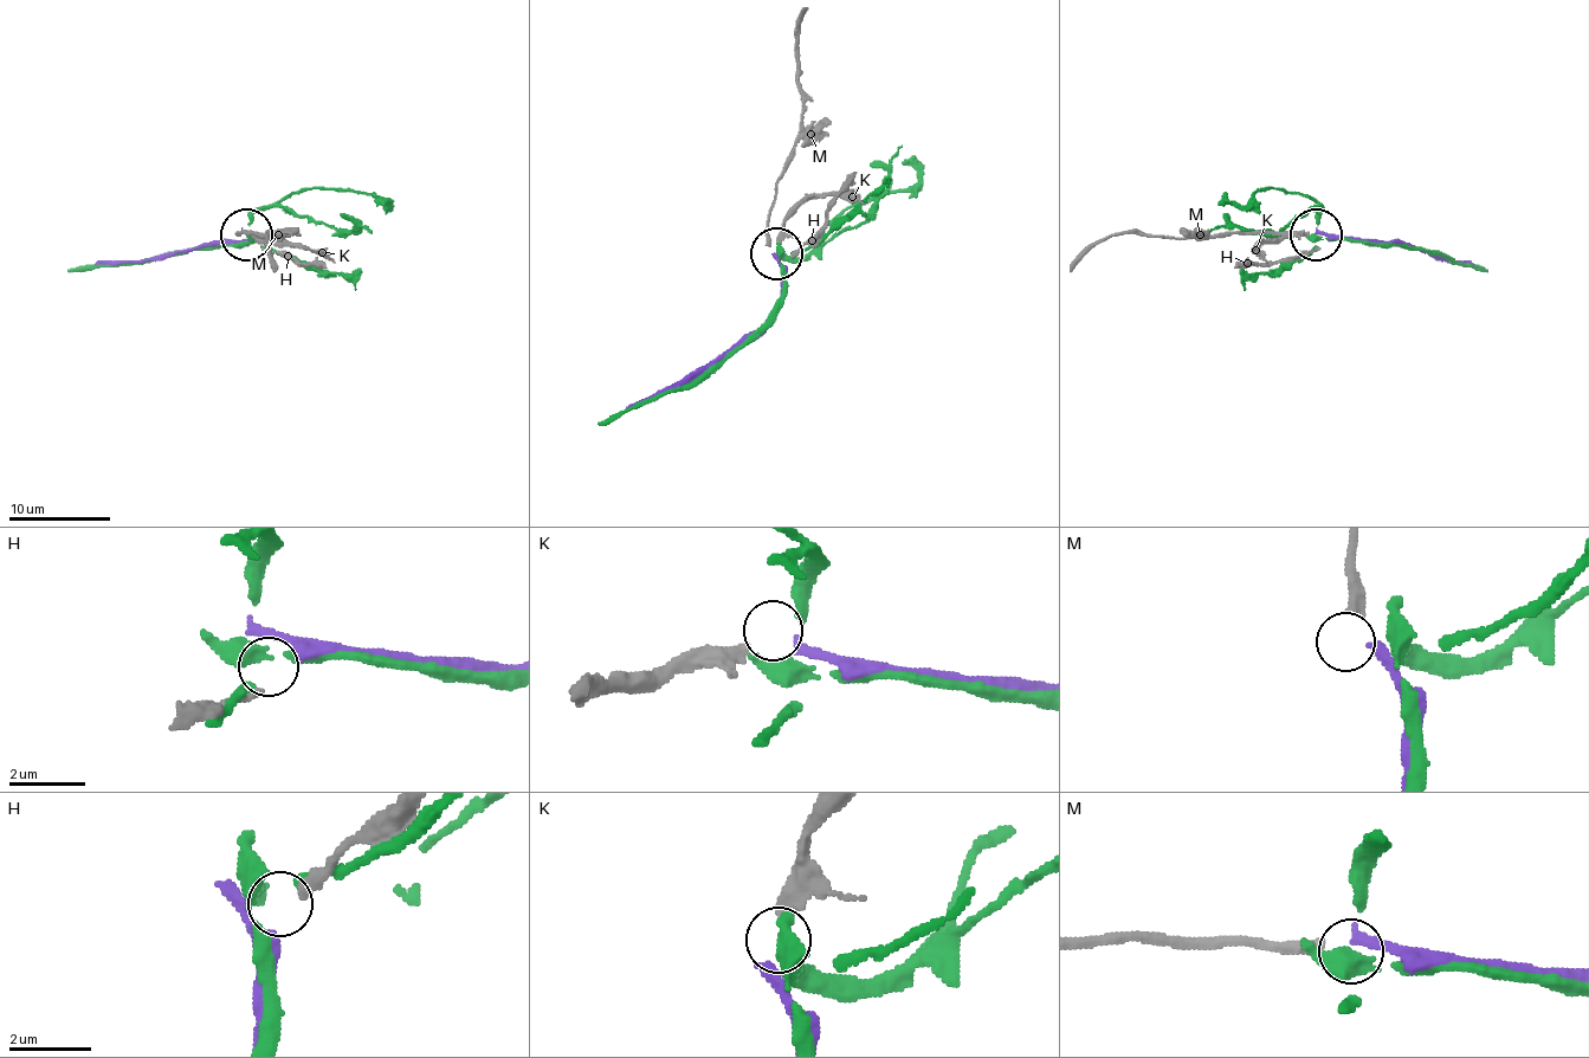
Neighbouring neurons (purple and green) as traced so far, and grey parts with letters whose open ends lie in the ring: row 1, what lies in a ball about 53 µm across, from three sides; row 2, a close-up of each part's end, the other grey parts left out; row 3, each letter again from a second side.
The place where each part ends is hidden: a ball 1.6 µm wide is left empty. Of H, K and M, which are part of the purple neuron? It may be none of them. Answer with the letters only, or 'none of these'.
H

